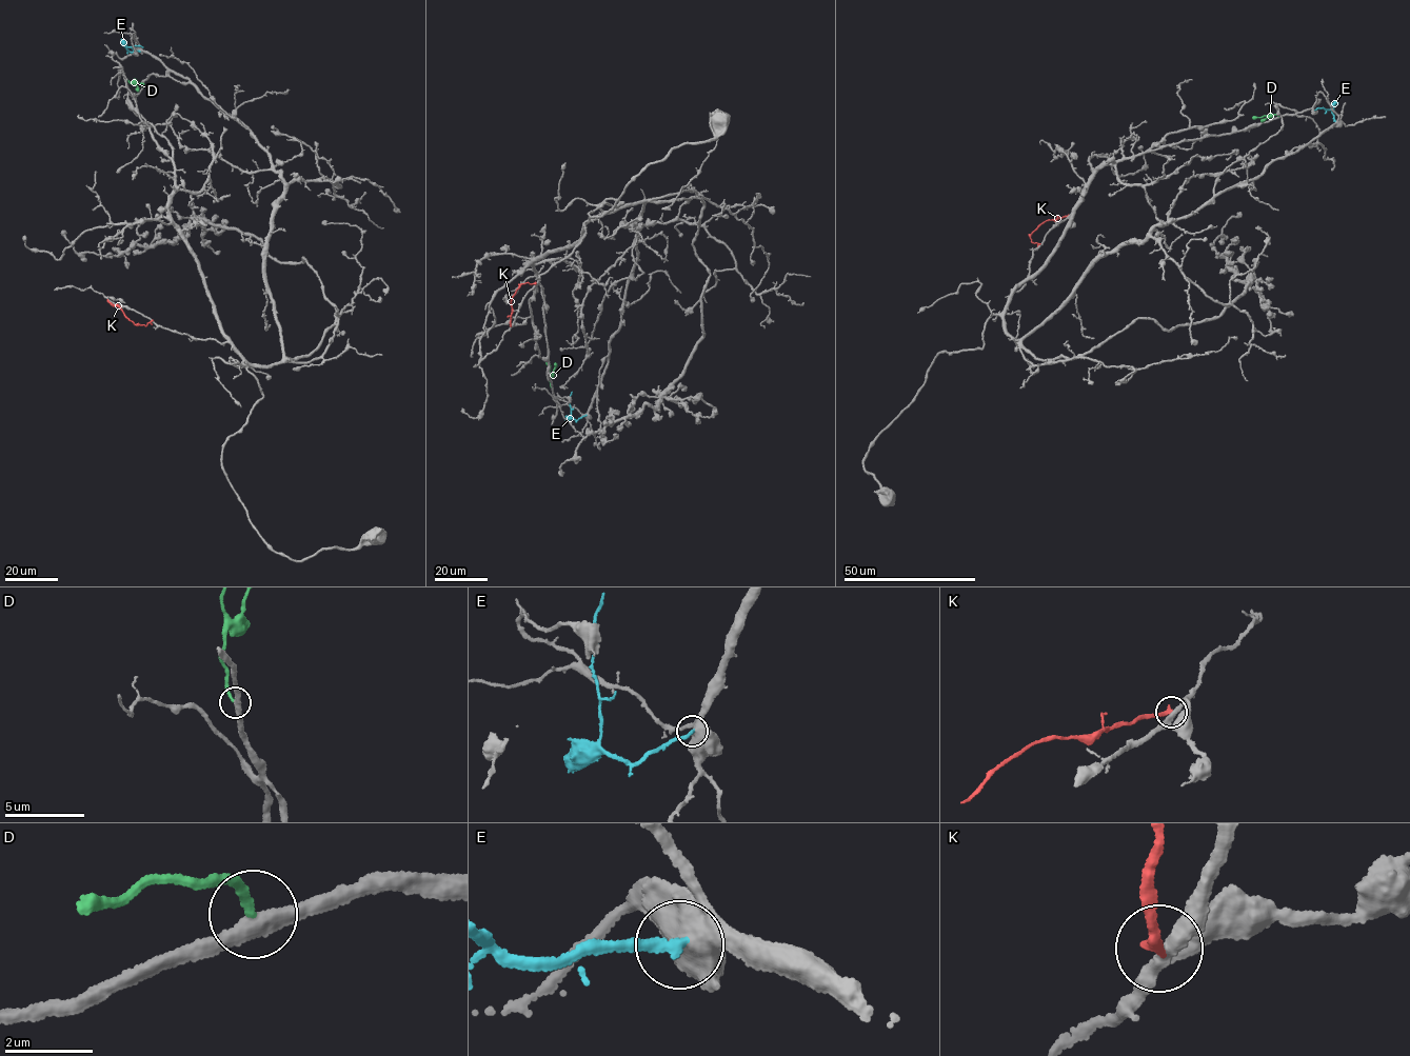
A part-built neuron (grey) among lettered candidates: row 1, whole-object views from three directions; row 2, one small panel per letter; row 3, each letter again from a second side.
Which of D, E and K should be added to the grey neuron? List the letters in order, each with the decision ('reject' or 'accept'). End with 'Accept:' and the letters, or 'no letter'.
D: reject
E: accept
K: reject
Accept: E

